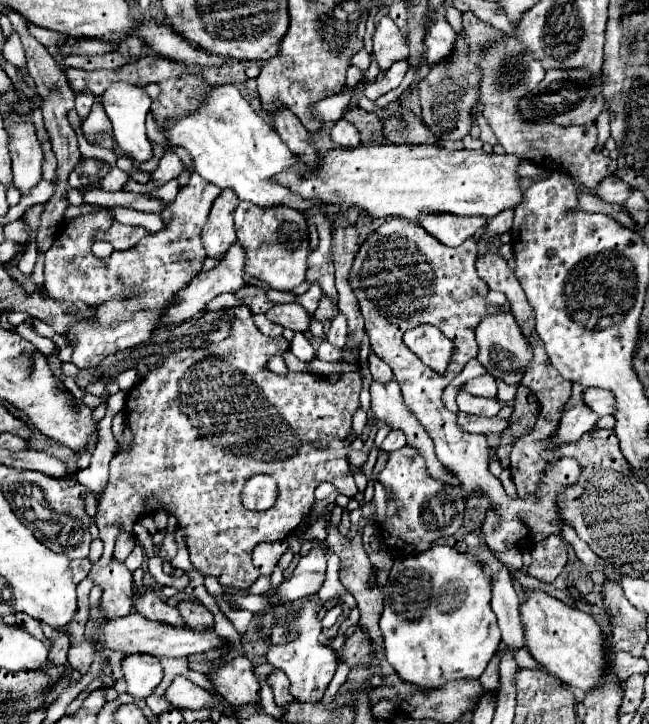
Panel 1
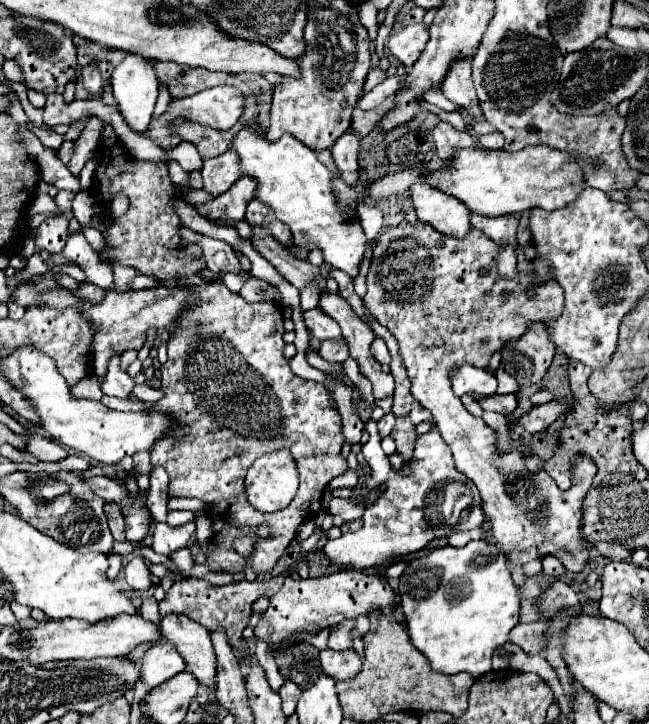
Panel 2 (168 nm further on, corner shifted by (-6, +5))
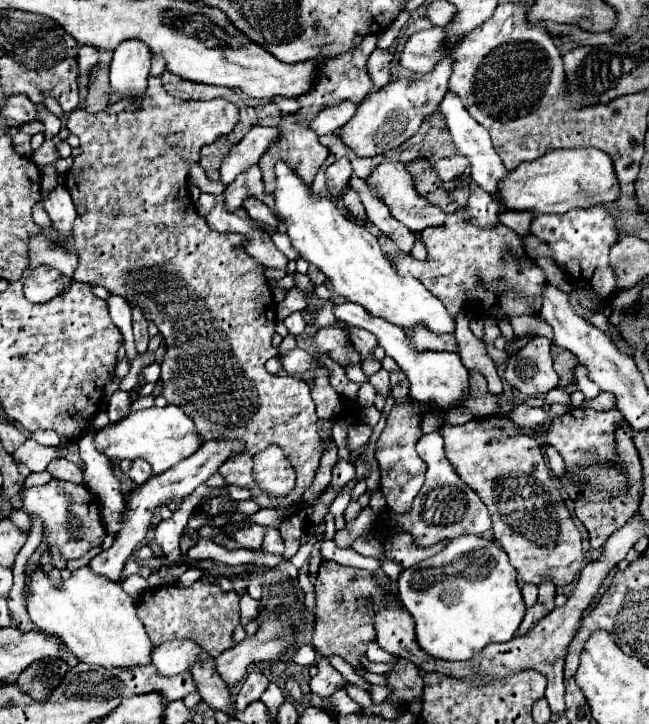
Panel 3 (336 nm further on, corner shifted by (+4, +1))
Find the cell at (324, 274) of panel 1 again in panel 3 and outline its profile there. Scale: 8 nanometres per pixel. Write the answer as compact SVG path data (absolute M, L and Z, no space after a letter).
M292 313L290 317L284 319L284 325L288 329L290 335L300 335L304 331L304 319L302 319L302 313Z

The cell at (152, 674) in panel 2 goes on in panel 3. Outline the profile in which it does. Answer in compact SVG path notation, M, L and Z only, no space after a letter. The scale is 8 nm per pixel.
M172 639L152 651L152 663L162 675L178 675L188 671L200 653L200 645L192 639Z

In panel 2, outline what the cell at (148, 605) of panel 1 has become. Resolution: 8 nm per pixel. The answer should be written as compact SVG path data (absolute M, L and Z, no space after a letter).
M168 615L160 619L164 639L172 641L190 671L202 685L216 687L216 655L210 643L210 633L200 623L184 615Z

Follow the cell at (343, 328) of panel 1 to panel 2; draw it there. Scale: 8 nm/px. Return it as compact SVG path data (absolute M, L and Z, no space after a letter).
M340 339L340 341L324 341L322 347L318 349L318 355L324 357L326 361L342 363L348 357L348 345L346 345L344 339Z

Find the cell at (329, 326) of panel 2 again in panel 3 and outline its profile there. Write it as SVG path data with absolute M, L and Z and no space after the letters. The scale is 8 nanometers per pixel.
M338 327L320 329L318 335L314 337L314 345L318 345L318 349L322 353L328 353L344 369L346 369L346 365L360 365L362 363L362 357L354 349L350 337L346 337L344 329L338 329Z

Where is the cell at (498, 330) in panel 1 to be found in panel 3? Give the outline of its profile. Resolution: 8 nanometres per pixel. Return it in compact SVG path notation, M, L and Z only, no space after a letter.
M534 337L524 349L510 357L504 377L516 391L530 397L546 395L550 389L558 387L560 377L552 367L550 341L546 337Z

